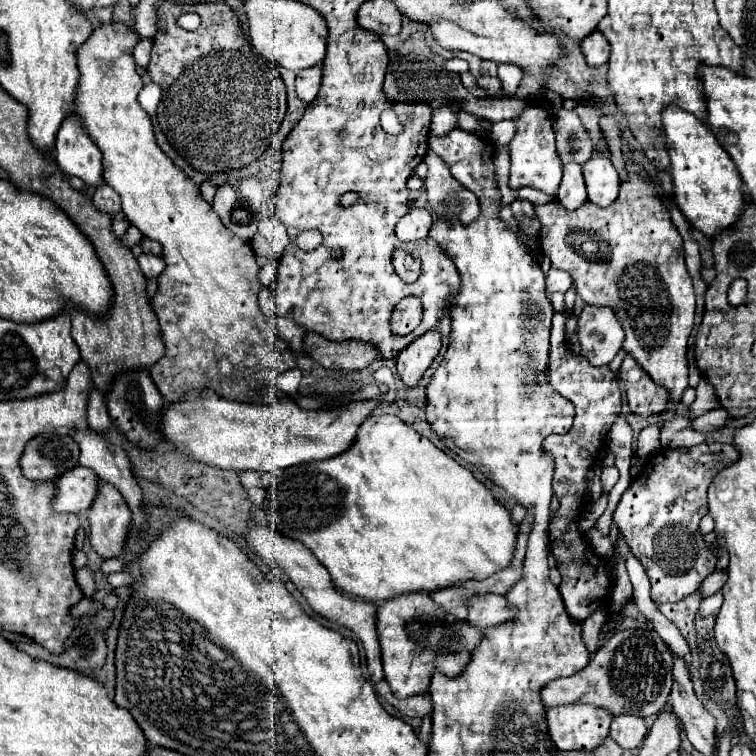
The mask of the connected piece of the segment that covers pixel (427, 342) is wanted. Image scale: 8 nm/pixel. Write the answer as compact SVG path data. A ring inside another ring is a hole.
M436 329L412 341L406 349L402 349L396 355L396 369L400 379L410 387L416 385L424 375L424 371L434 361L434 357L440 353L440 347L442 347L442 337Z

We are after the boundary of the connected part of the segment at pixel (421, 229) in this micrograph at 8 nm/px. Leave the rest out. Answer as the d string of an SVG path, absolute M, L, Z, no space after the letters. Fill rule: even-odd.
M410 209L410 213L398 221L396 235L402 241L426 239L430 227L432 227L432 217L428 215L428 209Z

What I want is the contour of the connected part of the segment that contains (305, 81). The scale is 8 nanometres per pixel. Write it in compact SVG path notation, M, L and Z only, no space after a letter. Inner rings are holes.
M320 65L298 71L298 77L296 77L296 93L298 93L298 97L302 101L310 103L316 97L318 89L320 89L320 83L322 83L322 67Z

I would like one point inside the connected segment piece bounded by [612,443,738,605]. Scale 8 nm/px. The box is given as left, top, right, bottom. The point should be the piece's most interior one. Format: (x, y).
(659, 513)

